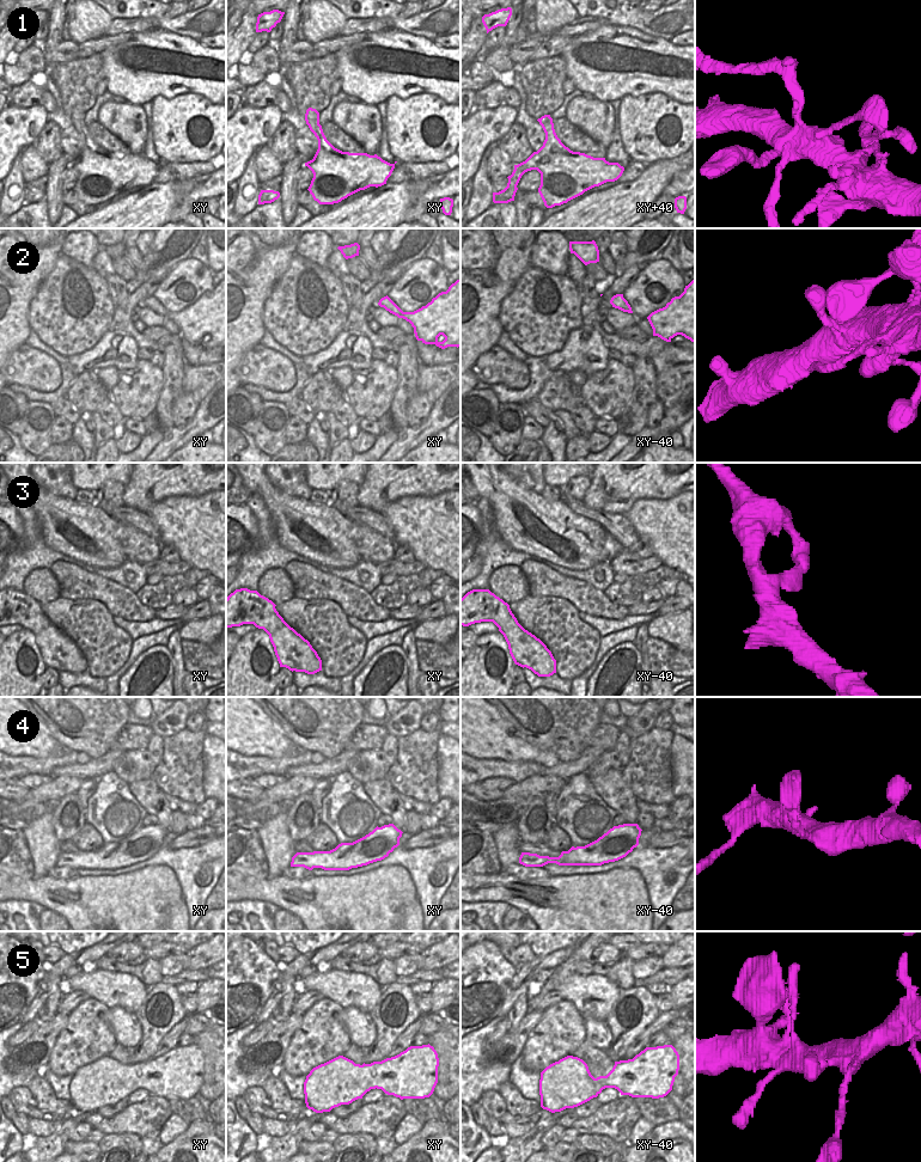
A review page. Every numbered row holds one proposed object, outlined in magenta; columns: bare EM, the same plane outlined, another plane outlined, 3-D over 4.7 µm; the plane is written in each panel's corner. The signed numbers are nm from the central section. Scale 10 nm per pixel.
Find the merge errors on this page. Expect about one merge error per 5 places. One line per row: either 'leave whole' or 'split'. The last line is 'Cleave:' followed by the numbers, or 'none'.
1: split
2: leave whole
3: leave whole
4: leave whole
5: leave whole
Cleave: 1

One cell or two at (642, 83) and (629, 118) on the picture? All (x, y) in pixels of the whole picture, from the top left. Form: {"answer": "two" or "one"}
{"answer": "two"}

